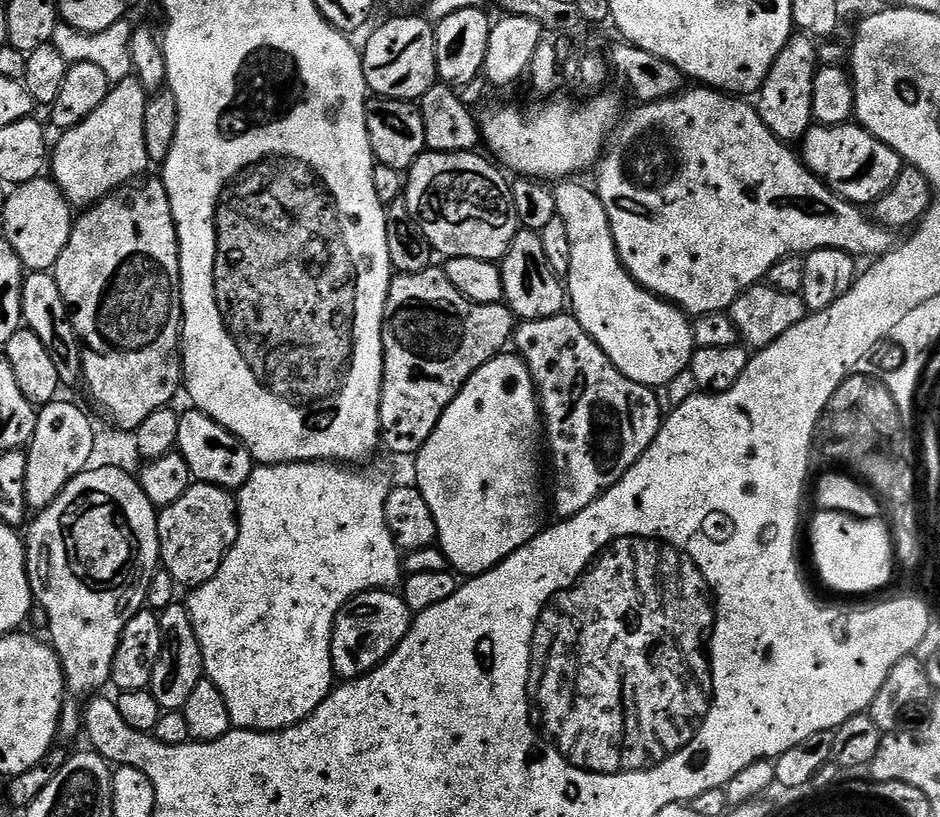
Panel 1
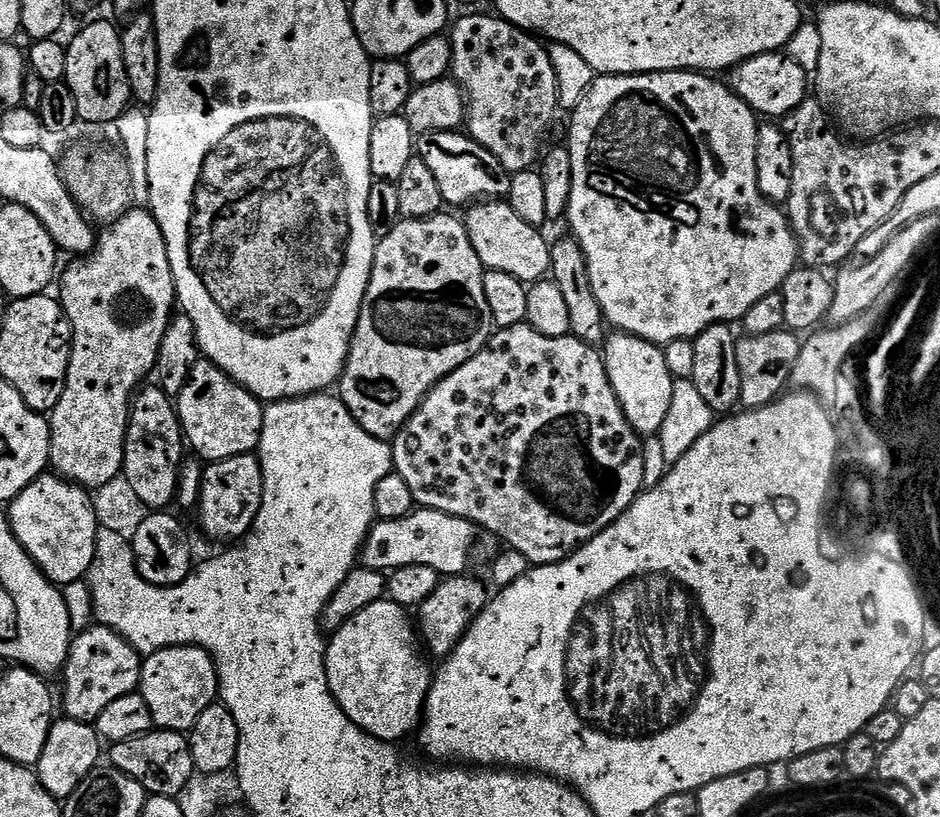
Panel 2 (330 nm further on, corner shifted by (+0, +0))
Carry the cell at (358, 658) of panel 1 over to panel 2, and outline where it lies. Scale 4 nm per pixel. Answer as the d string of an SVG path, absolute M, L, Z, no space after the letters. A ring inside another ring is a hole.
M383 598L375 601L365 609L358 610L341 628L331 633L324 653L326 678L338 706L342 706L342 710L363 732L385 742L396 742L392 740L400 740L417 731L434 675L433 669L424 665L425 653L418 643L413 617L411 620L408 616L411 615L406 609L392 600Z

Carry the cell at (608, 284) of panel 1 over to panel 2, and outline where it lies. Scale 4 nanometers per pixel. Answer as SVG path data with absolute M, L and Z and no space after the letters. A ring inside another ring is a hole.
M616 332L607 337L602 355L610 386L636 435L641 438L657 435L662 422L666 422L670 398L674 398L676 385L666 366L663 347L625 332Z

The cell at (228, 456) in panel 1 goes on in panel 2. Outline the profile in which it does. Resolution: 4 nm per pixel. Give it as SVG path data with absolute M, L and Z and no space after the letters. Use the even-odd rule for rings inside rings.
M197 362L174 407L180 414L180 428L187 447L191 451L193 448L201 456L201 461L246 456L260 447L265 405L241 384L231 380L217 364Z

